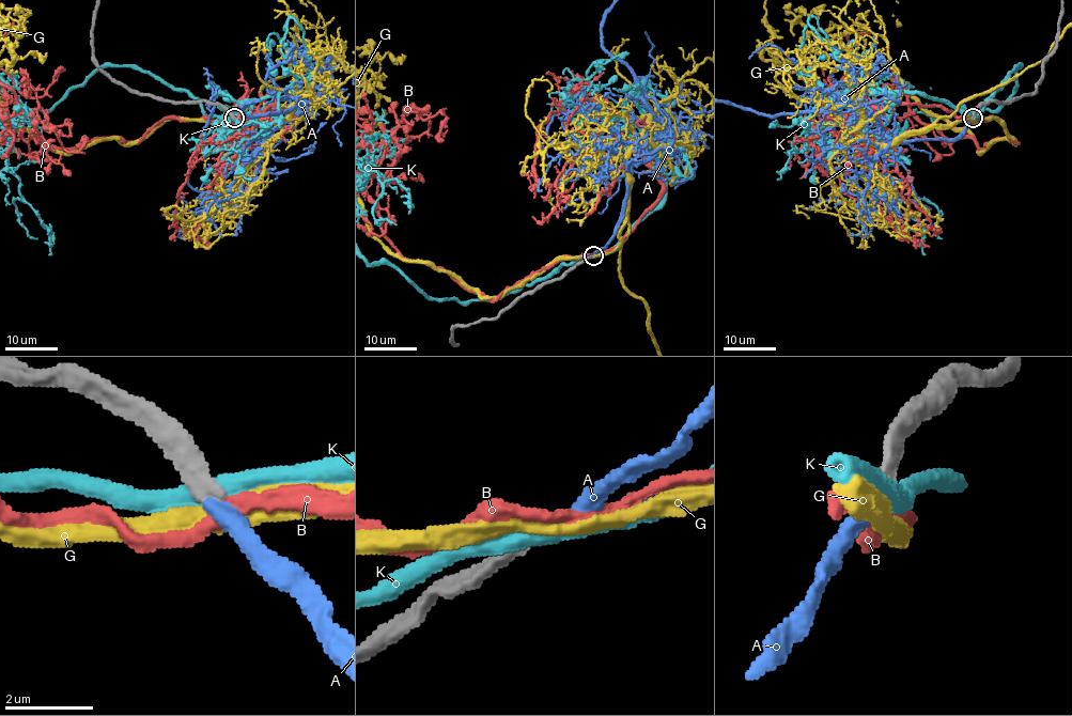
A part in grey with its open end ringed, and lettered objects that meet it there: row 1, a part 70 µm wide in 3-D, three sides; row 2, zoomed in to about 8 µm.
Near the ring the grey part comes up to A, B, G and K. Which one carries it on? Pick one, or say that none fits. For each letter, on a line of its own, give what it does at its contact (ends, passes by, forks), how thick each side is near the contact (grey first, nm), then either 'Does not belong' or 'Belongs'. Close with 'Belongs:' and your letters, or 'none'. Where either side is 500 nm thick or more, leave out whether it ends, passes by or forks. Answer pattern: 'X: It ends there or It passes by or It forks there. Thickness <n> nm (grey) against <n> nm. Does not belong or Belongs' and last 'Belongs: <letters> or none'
A: It ends there. Thickness 360 nm (grey) against 360 nm. Belongs
B: It passes by. Thickness 320 nm (grey) against 280 nm. Does not belong
G: It passes by. Thickness 360 nm (grey) against 400 nm. Does not belong
K: It passes by. Thickness 440 nm (grey) against 440 nm. Does not belong
Belongs: A

